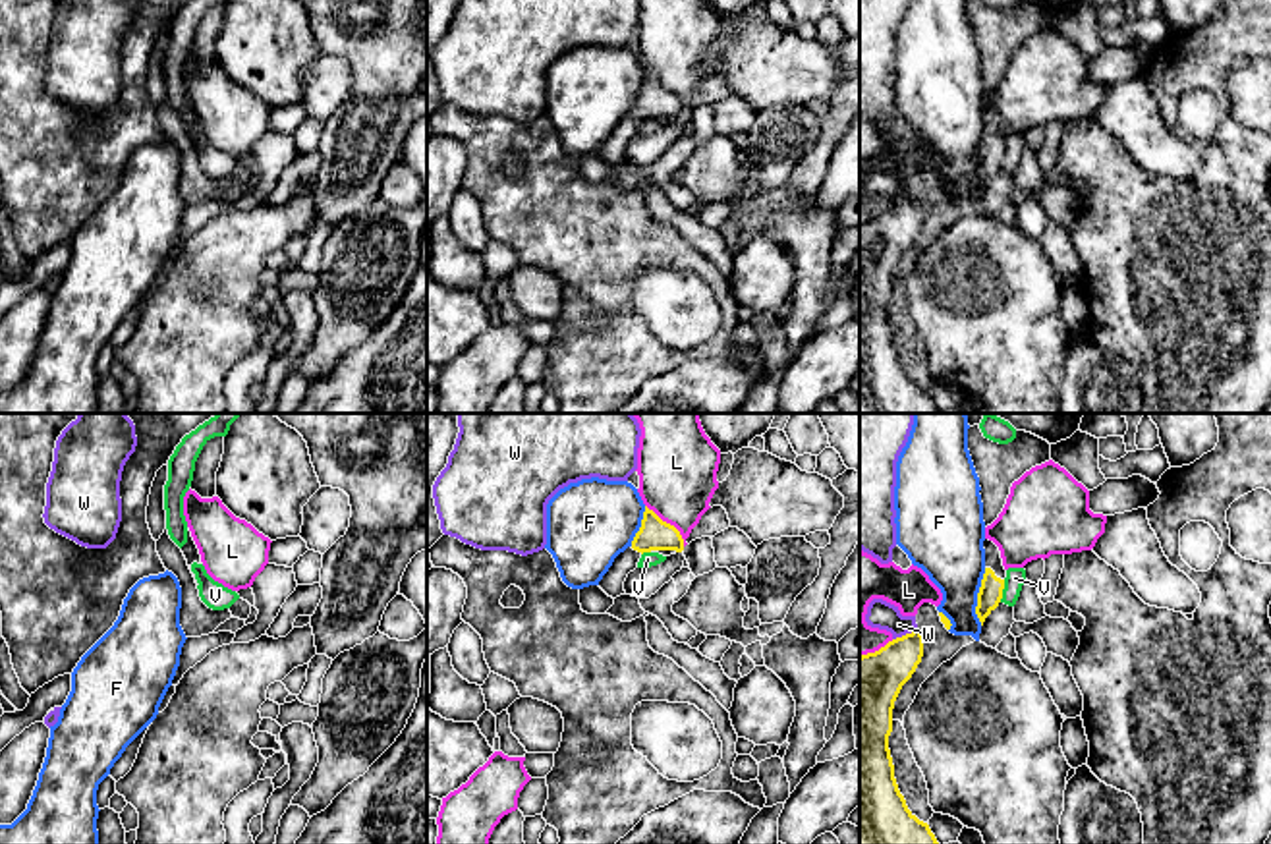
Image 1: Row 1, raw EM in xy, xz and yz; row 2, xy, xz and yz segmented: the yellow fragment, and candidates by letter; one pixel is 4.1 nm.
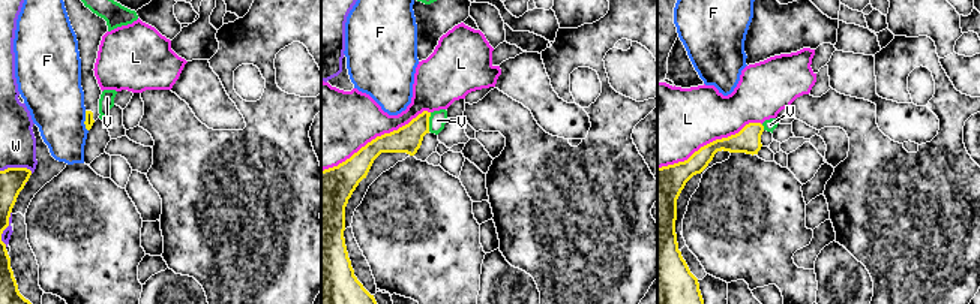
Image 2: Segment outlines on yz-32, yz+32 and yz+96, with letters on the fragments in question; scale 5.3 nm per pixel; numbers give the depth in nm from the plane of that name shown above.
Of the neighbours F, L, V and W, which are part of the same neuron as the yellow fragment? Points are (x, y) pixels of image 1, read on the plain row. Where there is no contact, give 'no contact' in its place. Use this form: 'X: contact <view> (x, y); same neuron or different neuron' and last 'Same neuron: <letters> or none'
F: contact yz (978, 165); different neuron
L: contact xz (669, 91); different neuron
V: contact yz (1001, 159); different neuron
W: contact yz (906, 201); different neuron
Same neuron: none

